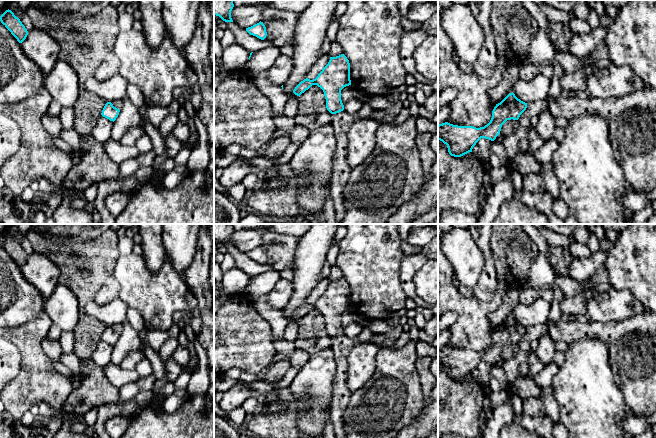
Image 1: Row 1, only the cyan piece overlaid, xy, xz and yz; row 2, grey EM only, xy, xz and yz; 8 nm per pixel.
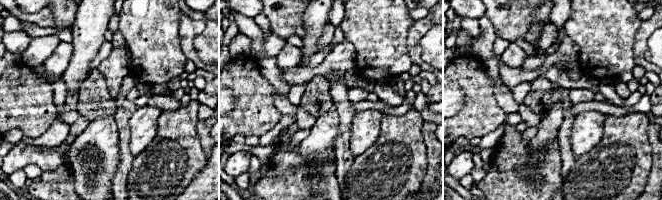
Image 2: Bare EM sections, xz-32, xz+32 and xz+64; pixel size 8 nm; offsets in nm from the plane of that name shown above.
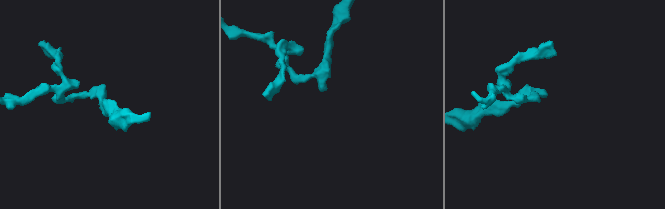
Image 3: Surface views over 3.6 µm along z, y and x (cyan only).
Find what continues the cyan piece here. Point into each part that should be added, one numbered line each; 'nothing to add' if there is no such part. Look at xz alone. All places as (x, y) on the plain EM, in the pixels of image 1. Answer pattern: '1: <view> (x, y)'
1: xz (342, 345)

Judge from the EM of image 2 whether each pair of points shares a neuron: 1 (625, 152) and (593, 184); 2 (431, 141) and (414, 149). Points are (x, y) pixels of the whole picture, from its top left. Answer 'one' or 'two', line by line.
1: one
2: two

